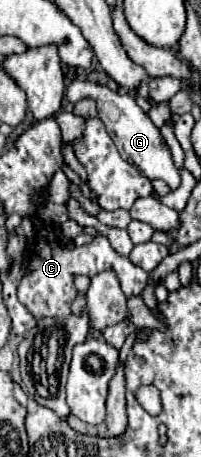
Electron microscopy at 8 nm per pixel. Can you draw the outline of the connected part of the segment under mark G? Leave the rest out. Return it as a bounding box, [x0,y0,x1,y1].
[65,79,181,189]

